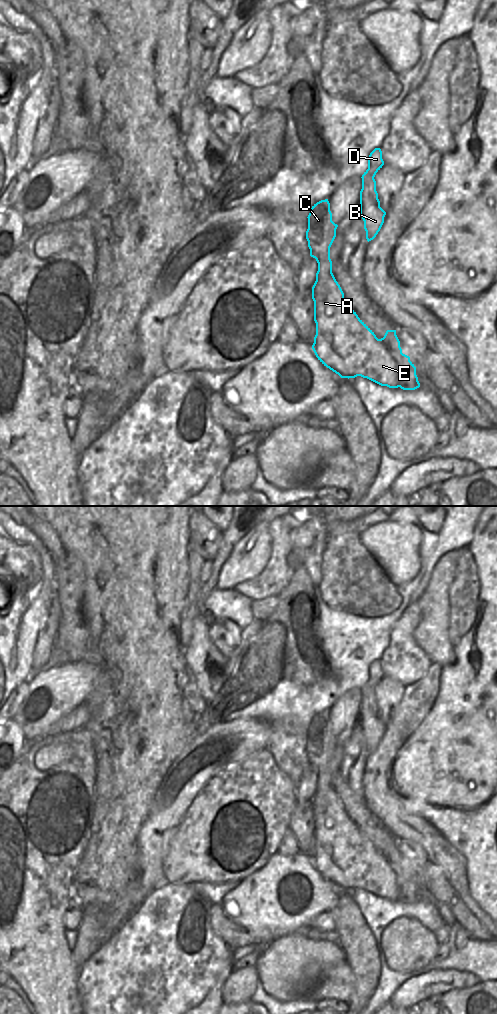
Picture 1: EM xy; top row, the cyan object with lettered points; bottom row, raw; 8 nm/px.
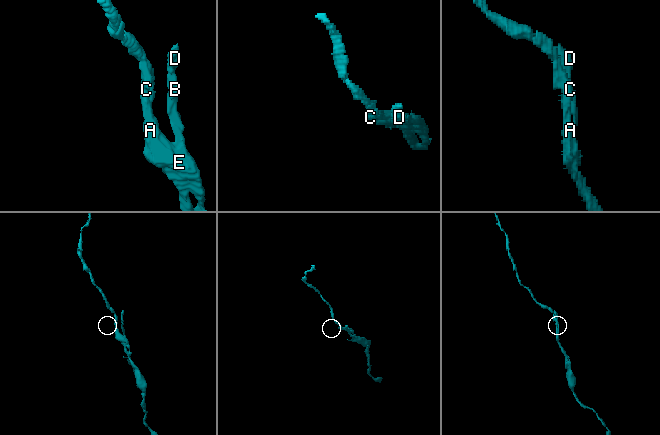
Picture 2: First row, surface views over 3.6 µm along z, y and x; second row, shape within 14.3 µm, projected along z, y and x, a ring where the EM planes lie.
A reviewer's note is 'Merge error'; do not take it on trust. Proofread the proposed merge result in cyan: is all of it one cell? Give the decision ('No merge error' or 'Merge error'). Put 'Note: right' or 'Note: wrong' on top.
Note: right
Merge error

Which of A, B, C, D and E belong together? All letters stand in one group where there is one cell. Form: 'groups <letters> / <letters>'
groups A C E / B D

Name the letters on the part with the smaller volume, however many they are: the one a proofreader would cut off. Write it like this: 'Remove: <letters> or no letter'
Remove: B, D

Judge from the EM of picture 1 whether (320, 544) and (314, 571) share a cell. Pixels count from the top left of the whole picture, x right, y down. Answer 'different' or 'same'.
same

